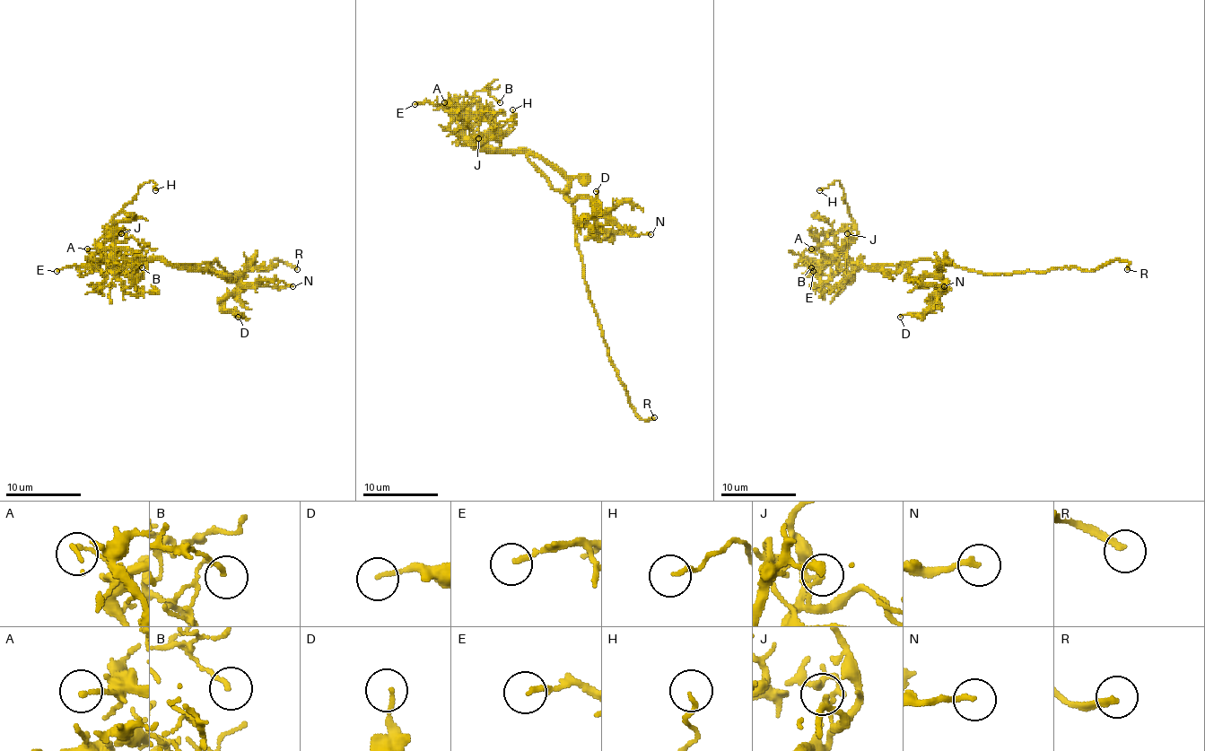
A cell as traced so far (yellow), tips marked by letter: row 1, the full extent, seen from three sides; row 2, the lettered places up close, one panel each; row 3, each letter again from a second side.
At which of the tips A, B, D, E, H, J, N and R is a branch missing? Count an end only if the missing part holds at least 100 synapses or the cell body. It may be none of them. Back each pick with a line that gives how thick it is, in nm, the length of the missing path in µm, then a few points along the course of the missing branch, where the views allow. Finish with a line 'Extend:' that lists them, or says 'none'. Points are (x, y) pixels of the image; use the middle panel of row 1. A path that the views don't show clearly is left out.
R: 220 nm thick; about 35 µm are missing
Extend: R

